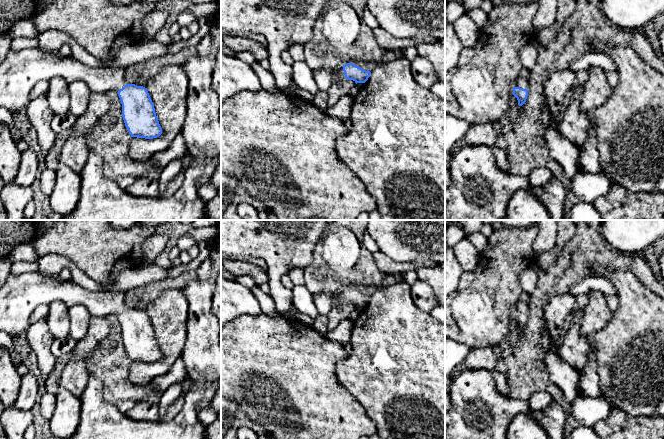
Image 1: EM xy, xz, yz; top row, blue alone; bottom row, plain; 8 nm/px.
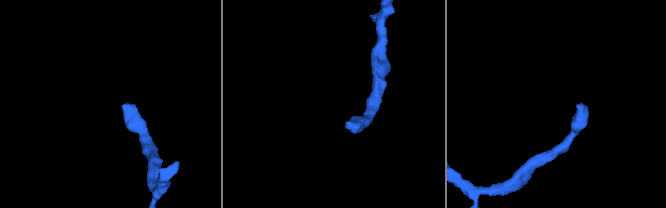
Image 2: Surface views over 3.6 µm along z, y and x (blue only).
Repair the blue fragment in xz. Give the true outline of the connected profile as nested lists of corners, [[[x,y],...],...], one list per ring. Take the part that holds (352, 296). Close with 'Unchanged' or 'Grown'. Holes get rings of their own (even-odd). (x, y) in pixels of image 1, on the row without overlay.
[[[347,287],[338,293],[317,293],[313,294],[313,301],[318,315],[326,316],[336,304],[353,304],[357,307],[365,307],[371,296],[363,294],[353,287]]]. Grown

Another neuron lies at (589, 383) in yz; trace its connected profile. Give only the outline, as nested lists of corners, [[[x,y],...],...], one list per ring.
[[[590,352],[589,358],[586,364],[579,373],[579,391],[580,394],[587,397],[599,397],[601,394],[600,390],[600,379],[597,372],[598,362],[594,352]]]

